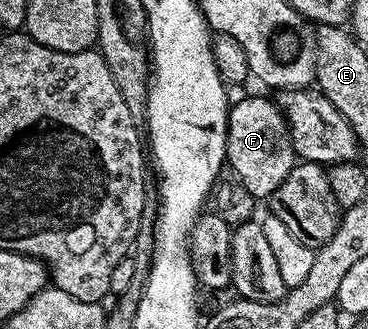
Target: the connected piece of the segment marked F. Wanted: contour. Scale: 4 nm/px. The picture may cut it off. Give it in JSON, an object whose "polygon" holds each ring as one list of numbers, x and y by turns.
{"polygon":[[243,98,230,107,227,115,227,161,234,177,257,200,270,199,285,176,297,165,297,155,291,143,287,118,274,101,267,98]]}

